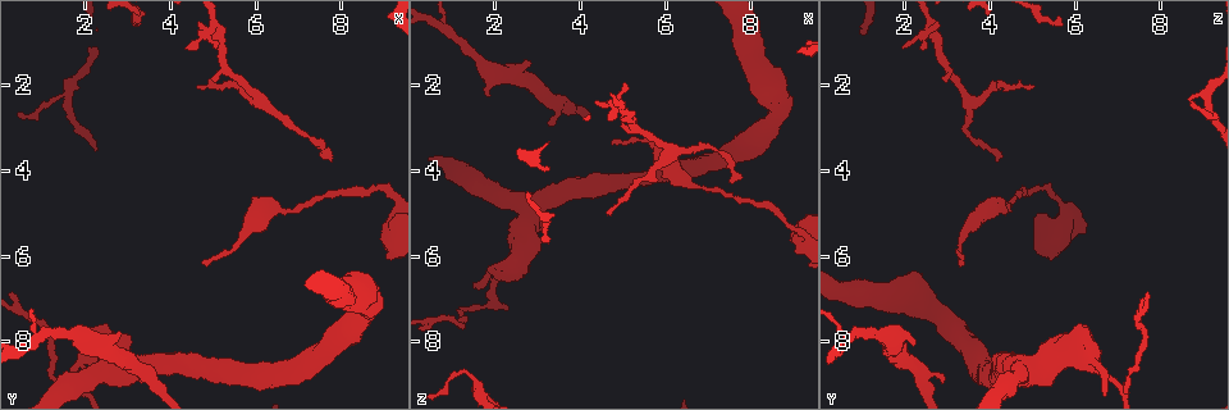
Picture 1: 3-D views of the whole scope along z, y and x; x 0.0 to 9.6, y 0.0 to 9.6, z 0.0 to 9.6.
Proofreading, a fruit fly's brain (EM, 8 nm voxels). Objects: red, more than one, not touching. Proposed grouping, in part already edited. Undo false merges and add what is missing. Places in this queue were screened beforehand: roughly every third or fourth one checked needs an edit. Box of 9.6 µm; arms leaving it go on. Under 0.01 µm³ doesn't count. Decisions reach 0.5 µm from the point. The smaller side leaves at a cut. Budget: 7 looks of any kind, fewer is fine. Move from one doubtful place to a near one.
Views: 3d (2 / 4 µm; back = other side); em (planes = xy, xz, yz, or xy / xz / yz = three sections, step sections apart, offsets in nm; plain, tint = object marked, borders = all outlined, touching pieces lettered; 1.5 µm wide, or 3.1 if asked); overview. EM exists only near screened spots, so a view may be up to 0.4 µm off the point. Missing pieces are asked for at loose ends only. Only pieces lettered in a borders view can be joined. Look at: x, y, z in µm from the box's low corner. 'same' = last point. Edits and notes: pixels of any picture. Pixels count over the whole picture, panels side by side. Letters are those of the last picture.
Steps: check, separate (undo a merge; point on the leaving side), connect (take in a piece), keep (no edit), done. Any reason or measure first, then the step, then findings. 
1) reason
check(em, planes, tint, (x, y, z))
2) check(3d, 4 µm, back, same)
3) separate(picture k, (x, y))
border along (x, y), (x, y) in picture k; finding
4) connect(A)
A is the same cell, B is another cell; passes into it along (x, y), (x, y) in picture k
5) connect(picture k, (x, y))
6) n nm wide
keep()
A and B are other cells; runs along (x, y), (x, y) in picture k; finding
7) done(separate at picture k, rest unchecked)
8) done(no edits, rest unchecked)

branch stops here
check(3d, 2 µm, (5.00, 1.20, 1.95))

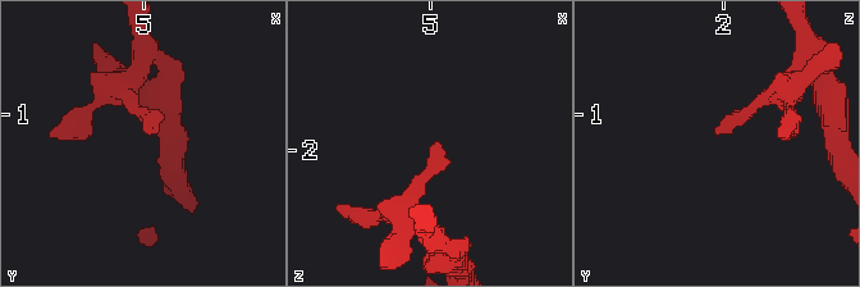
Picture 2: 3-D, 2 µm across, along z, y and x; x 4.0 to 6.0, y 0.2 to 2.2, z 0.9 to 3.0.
now the EM
check(em, planes, borders, (5.02, 1.12, 1.94))

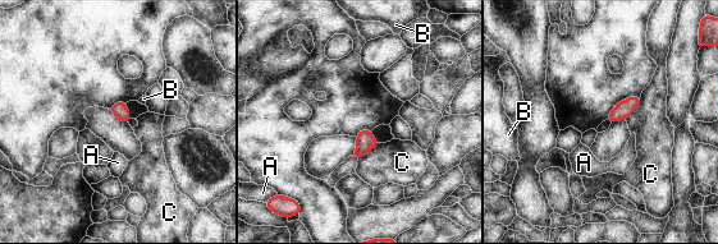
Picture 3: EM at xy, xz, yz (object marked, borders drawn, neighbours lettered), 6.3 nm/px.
100 nm wide
keep()
A, B and C are other cells; none of them fits

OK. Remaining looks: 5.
branch stops here
check(3d, 2 µm, (4.60, 2.05, 5.05))

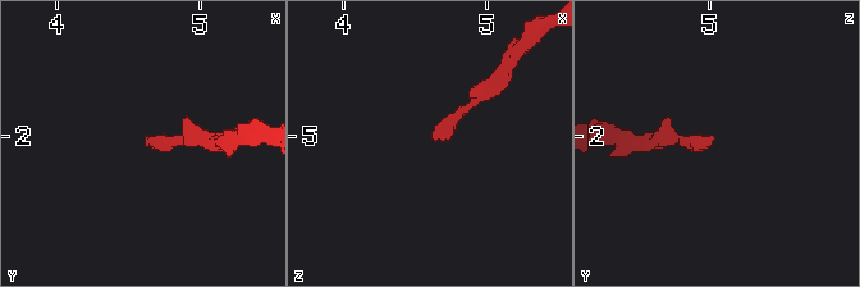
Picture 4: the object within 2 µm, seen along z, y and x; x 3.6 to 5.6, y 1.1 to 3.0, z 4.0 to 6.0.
shape alone is not enough
check(em, planes, borders, (4.64, 1.98, 5.02))

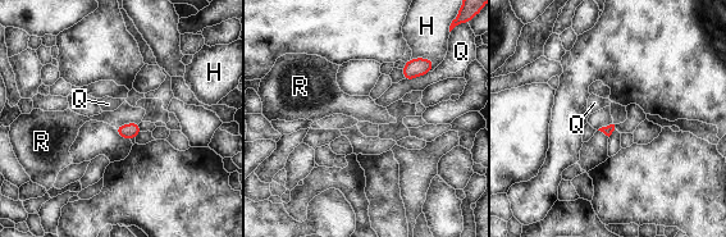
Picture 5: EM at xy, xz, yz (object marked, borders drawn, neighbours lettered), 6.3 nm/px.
keep()
H, Q and R are other cells; border along (138, 122), (119, 124), (115, 128) in picture 5; none of them fits

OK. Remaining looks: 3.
abrupt turn
check(em, xz, step 8, borders, (1.15, 8.85, 7.25))

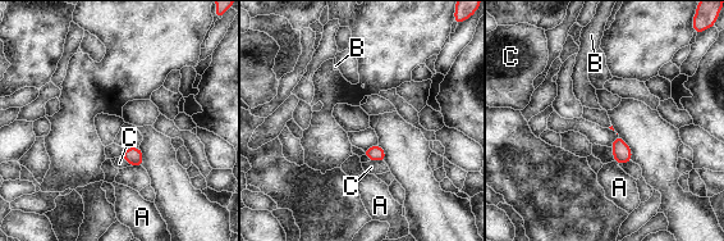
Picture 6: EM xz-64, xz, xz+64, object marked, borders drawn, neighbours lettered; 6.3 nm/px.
keep()
A, B and C are other cells; border along (631, 160), (618, 164) in picture 6; all the same cell

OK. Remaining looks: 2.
done(no edits, rest unchecked)

